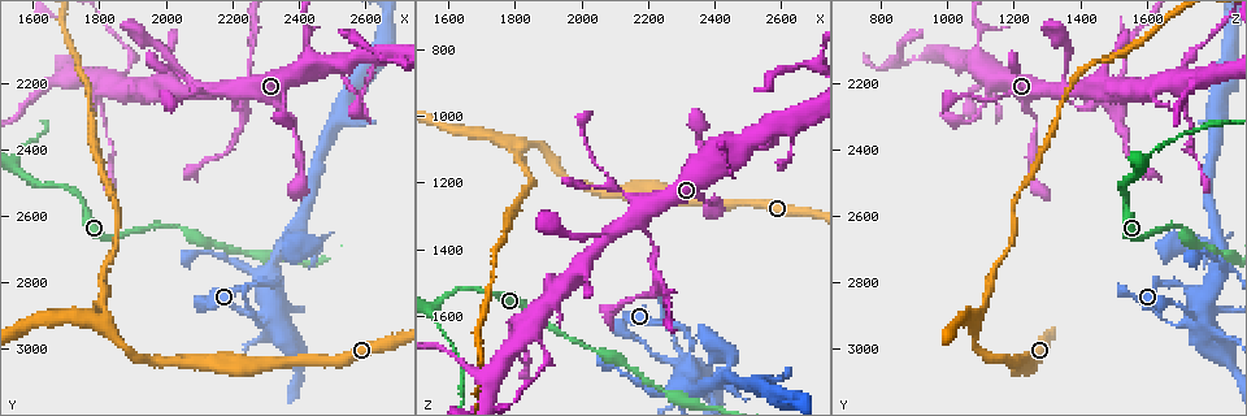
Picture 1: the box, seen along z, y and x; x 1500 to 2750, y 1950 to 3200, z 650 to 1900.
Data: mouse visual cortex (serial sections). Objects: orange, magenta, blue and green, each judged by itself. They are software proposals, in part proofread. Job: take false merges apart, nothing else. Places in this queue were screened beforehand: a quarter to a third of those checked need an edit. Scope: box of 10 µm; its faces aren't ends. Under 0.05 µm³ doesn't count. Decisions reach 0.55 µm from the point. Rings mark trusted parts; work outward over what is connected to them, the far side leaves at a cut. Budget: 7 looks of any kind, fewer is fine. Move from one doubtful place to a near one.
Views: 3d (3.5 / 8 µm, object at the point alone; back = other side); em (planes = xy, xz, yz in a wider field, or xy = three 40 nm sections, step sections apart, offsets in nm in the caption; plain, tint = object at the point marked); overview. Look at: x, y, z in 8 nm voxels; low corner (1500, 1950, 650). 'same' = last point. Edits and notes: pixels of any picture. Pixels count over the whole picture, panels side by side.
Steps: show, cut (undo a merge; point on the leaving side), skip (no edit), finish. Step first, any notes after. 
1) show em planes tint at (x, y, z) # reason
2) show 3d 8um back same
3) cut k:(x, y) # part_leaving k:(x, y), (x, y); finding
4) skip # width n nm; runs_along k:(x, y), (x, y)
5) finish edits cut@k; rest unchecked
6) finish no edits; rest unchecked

show 3d 8um at (1880, 2150, 1700) # calibre changes

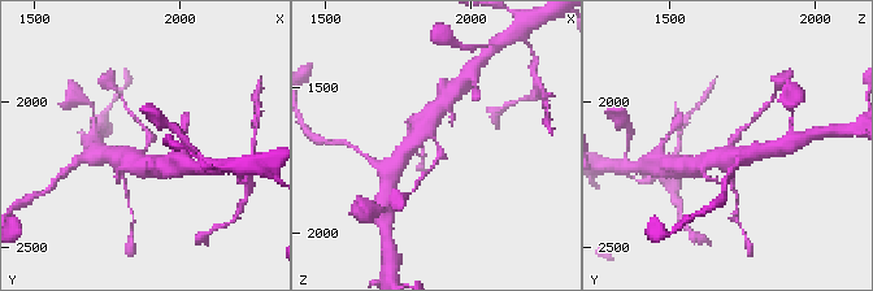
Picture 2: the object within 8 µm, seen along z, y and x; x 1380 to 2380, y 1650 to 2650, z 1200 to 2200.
show 3d 3.5um same # zoom in

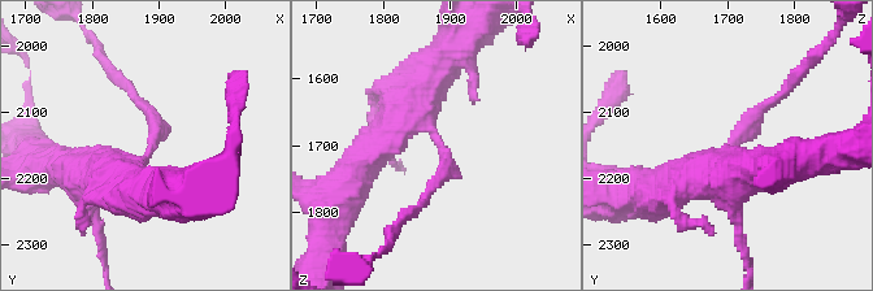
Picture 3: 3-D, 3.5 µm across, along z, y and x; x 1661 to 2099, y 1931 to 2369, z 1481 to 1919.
skip # arm_widths 150, 500 nm; runs_along 3:(672, 186), (719, 161), (785, 90); one cell here

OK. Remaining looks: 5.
show 3d 8um at (2210, 2260, 1380) # a narrow waist

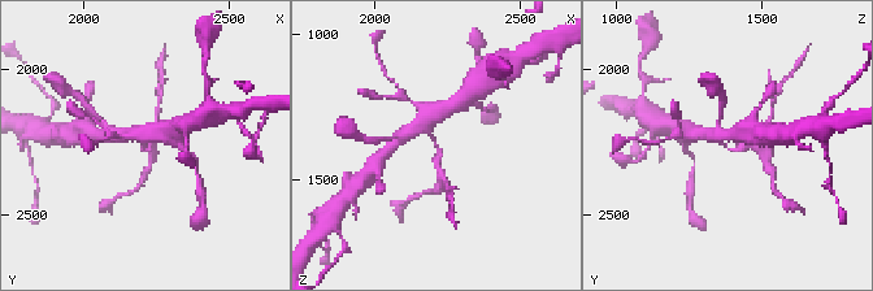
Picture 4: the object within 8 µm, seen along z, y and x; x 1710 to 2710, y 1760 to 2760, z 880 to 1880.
show em xy step 2 tint same # arm_widths 200, 350 nm

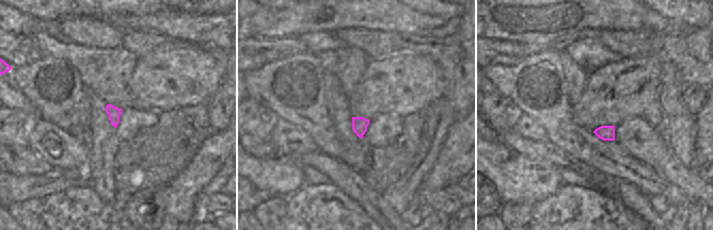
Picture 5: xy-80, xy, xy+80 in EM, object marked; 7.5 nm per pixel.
cut 4:(441, 173) # part_leaving 4:(438, 148), (442, 186); two cells meet here

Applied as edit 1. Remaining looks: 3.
show overview # redraw

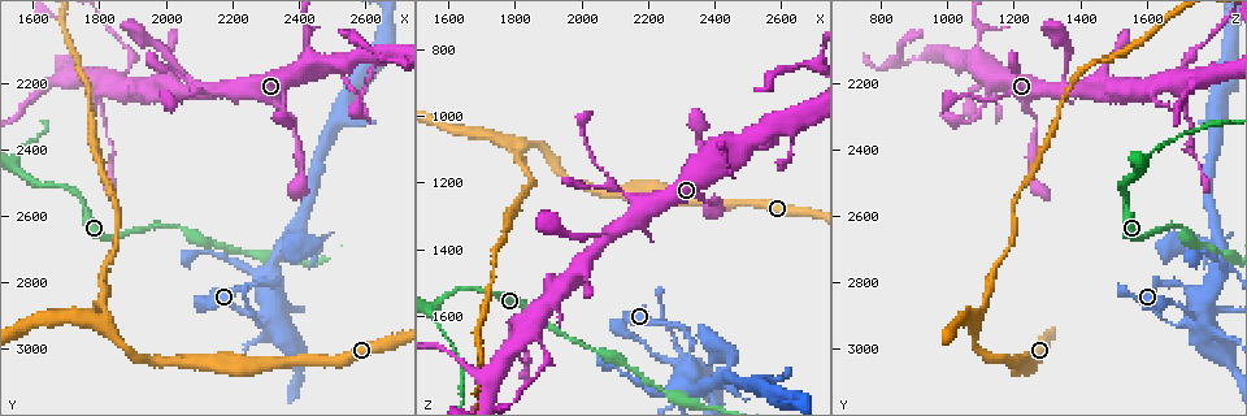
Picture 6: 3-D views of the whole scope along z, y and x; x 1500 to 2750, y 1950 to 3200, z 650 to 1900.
show 3d 3.5um at (1820, 2930, 1080) # a fork

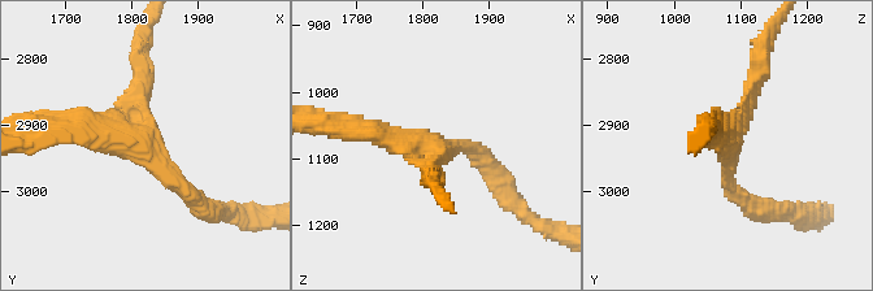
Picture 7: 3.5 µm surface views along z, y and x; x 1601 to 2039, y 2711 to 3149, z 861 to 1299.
show em planes tint at (1820, 2930, 1080) # arms 3; arm_widths 200, 200, 250 nm

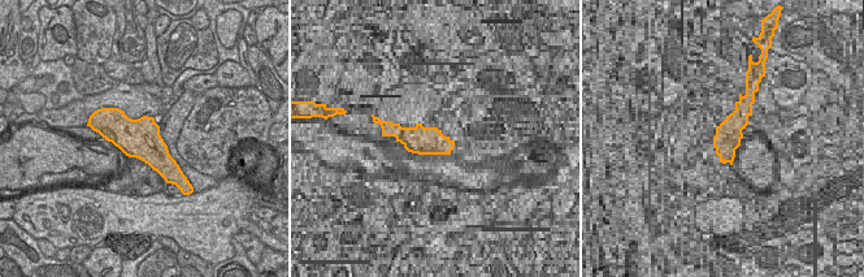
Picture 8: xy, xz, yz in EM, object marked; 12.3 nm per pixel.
skip # runs_along 7:(202, 209), (146, 146), (138, 66); continuous, no second cell

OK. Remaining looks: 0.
finish edits cut@4; rest unchecked

